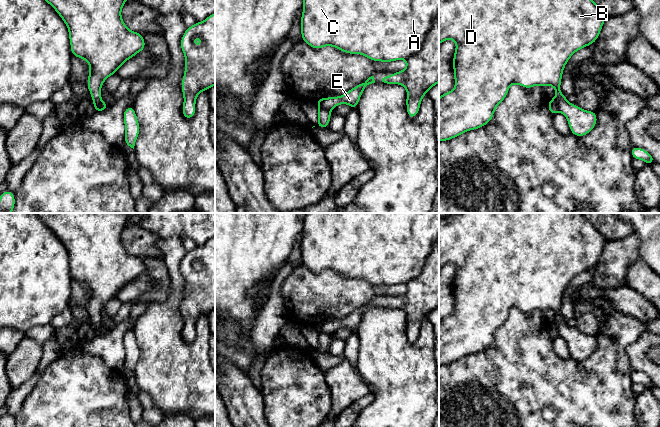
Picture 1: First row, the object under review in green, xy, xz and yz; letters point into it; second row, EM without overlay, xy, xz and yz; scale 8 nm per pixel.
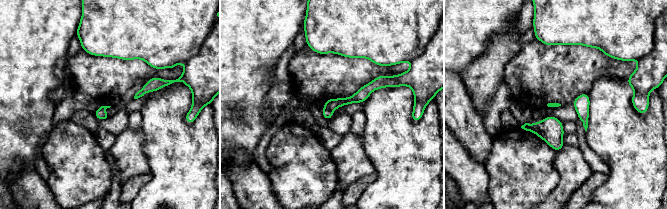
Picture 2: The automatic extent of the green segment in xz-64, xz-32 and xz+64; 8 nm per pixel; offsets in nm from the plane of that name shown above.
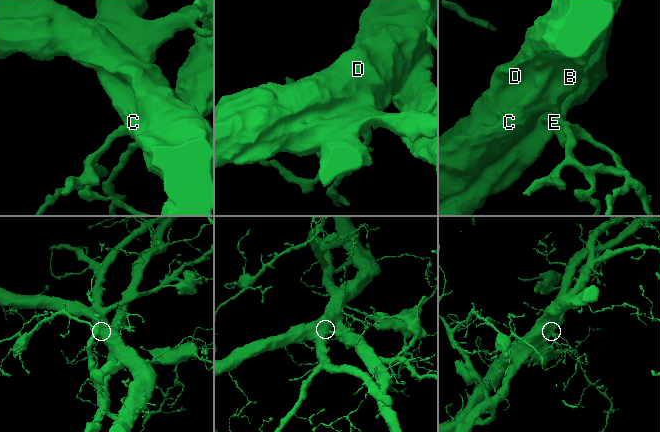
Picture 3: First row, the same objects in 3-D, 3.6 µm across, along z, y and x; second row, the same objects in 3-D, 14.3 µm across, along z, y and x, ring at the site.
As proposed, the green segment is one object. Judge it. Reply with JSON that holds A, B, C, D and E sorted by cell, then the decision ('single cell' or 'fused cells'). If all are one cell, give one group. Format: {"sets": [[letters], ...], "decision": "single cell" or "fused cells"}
{"sets": [["A", "B", "C", "D"], ["E"]], "decision": "fused cells"}

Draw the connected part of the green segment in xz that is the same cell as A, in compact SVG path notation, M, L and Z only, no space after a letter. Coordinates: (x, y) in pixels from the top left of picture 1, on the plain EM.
M307 213L302 233L302 265L316 274L333 270L348 278L362 278L371 285L407 284L421 274L432 244L439 238L439 213Z

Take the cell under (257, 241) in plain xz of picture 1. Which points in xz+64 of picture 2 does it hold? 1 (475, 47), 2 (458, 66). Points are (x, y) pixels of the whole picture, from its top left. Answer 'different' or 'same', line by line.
1: same
2: same

